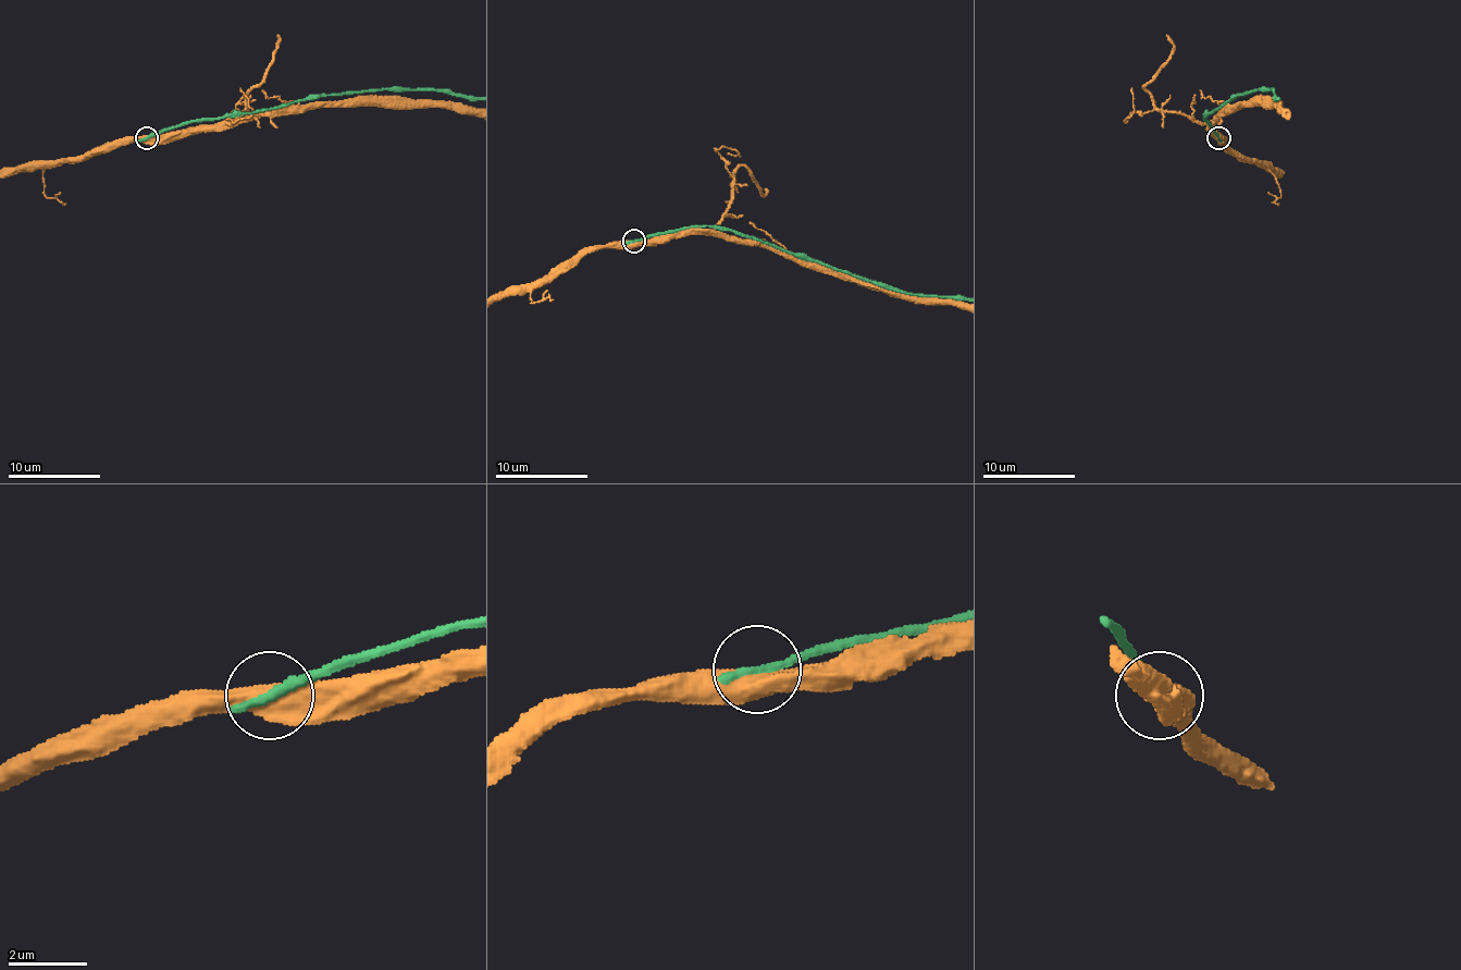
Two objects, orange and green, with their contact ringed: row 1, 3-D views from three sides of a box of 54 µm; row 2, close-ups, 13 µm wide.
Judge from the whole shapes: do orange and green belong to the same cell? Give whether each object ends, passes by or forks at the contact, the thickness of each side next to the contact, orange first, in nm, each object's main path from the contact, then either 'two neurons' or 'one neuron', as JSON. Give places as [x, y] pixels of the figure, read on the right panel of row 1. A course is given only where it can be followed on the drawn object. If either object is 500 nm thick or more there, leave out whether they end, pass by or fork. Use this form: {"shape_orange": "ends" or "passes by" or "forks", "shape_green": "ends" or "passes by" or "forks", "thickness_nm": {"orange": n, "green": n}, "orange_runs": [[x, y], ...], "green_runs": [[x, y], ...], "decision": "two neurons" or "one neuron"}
{"thickness_nm": {"orange": 550, "green": 280}, "decision": "two neurons"}

